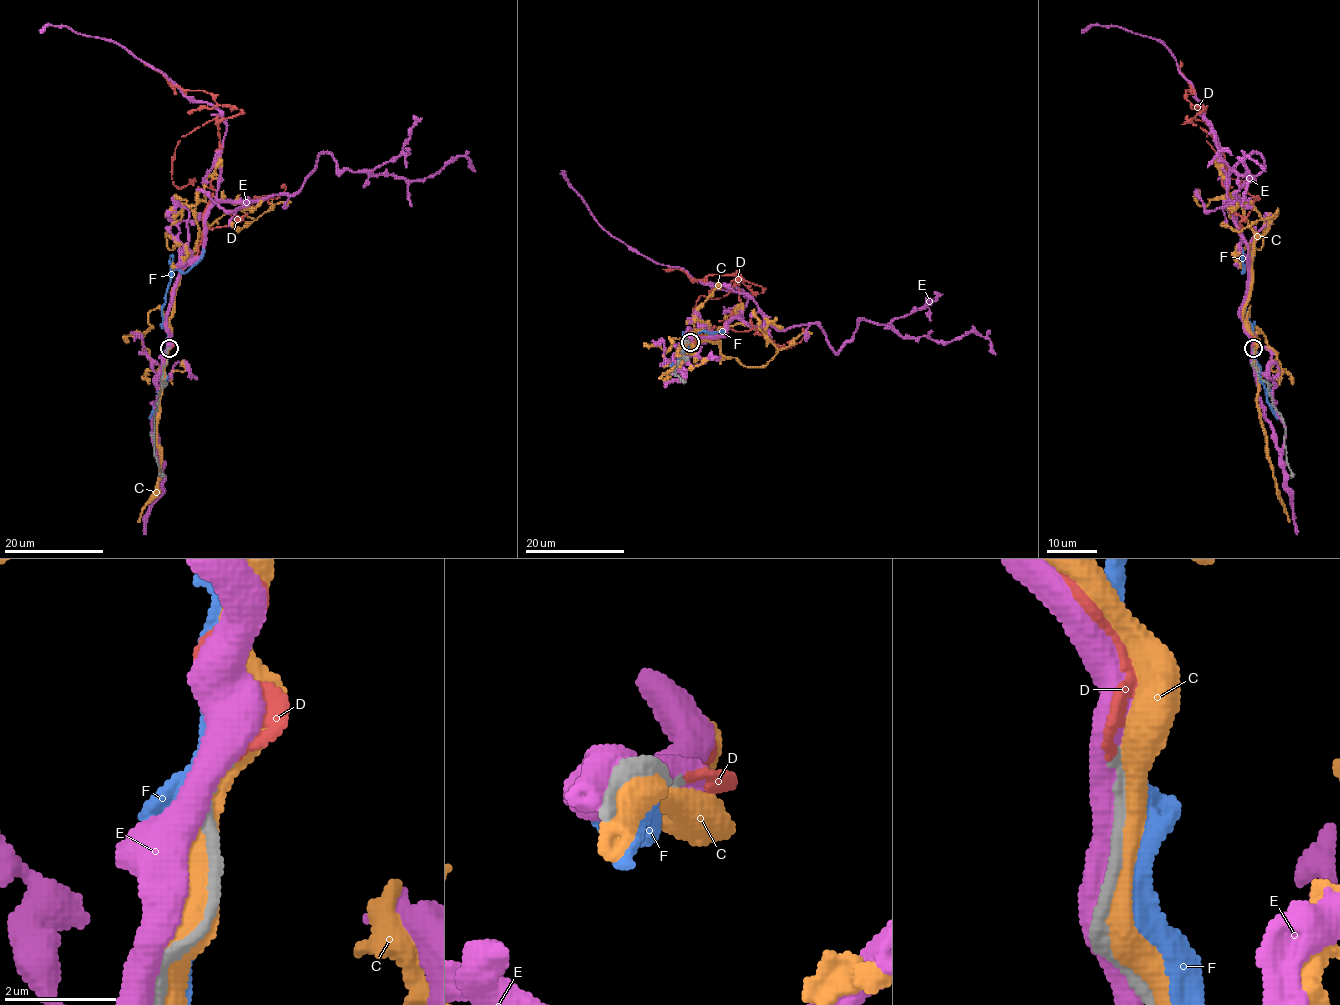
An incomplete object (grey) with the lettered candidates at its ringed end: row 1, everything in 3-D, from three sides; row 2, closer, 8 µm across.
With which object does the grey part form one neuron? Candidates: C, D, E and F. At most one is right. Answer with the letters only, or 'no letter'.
D

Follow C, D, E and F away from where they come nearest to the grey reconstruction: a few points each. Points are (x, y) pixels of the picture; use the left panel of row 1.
C: (167, 357), (180, 266), (202, 231), (223, 215), (242, 210), (256, 220), (240, 231), (232, 224)
D: (170, 348), (165, 323), (180, 270), (202, 239), (220, 149), (217, 125), (241, 110), (173, 85), (141, 60)
E: (167, 351), (167, 307), (178, 275), (201, 254), (226, 123), (120, 45), (67, 27), (47, 25), (40, 33)
F: (167, 348), (162, 305), (171, 272), (186, 272), (201, 257), (203, 249)

